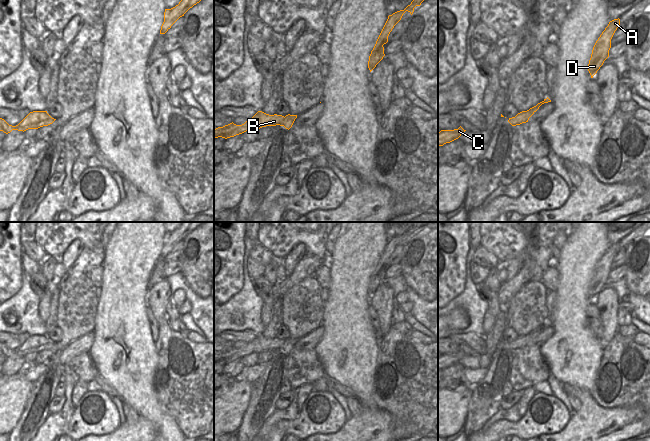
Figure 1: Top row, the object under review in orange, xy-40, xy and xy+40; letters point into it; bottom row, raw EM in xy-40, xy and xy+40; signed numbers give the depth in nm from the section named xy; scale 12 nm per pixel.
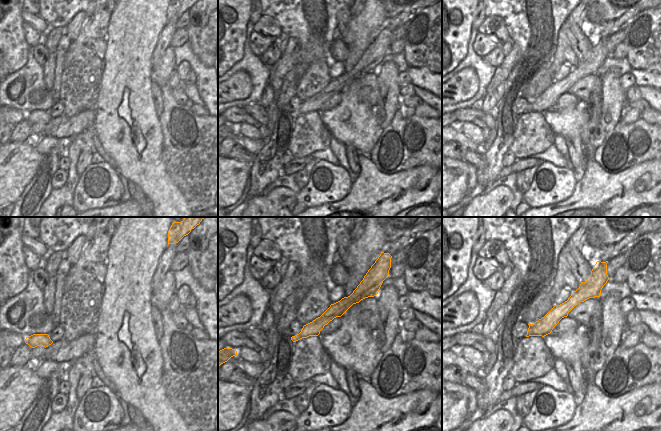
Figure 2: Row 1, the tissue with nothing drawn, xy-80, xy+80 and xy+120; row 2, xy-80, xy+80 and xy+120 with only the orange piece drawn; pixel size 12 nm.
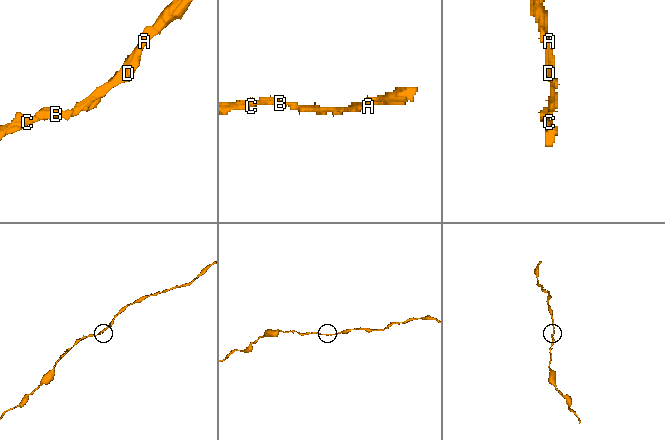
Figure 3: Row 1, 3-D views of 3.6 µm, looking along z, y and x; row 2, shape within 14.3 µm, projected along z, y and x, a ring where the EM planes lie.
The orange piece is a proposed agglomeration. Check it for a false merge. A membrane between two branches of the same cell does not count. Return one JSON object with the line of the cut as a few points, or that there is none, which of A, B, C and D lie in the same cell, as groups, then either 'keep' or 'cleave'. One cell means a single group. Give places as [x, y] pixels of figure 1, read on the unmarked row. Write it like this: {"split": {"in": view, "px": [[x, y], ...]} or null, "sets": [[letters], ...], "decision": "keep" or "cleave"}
{"split": null, "sets": [["A", "B", "C", "D"]], "decision": "keep"}

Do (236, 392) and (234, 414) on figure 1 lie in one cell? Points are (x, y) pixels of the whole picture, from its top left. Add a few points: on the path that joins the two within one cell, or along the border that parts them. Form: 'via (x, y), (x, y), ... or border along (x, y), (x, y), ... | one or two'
via (234, 397), (234, 409) | one

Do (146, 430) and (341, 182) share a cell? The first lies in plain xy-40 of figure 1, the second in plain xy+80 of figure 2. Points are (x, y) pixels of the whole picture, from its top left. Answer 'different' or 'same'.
different

